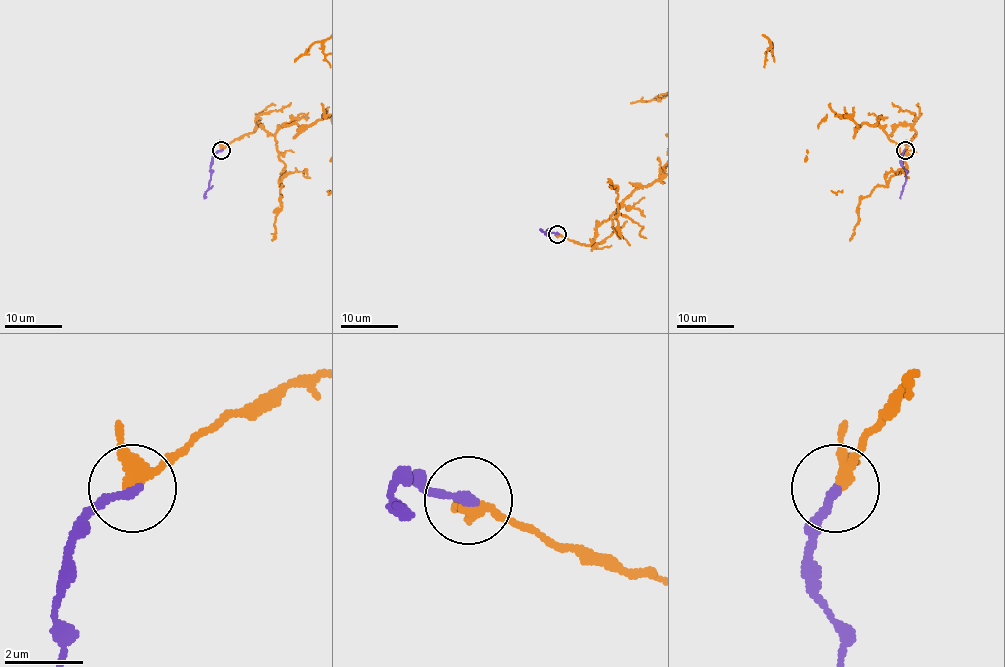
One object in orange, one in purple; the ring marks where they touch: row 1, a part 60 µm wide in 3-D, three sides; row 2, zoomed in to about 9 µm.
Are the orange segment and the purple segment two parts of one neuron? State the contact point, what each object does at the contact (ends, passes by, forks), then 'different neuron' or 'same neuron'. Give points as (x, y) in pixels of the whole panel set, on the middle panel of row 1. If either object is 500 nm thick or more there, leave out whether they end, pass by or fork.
at (557, 234); orange passes by; purple ends there; same neuron

